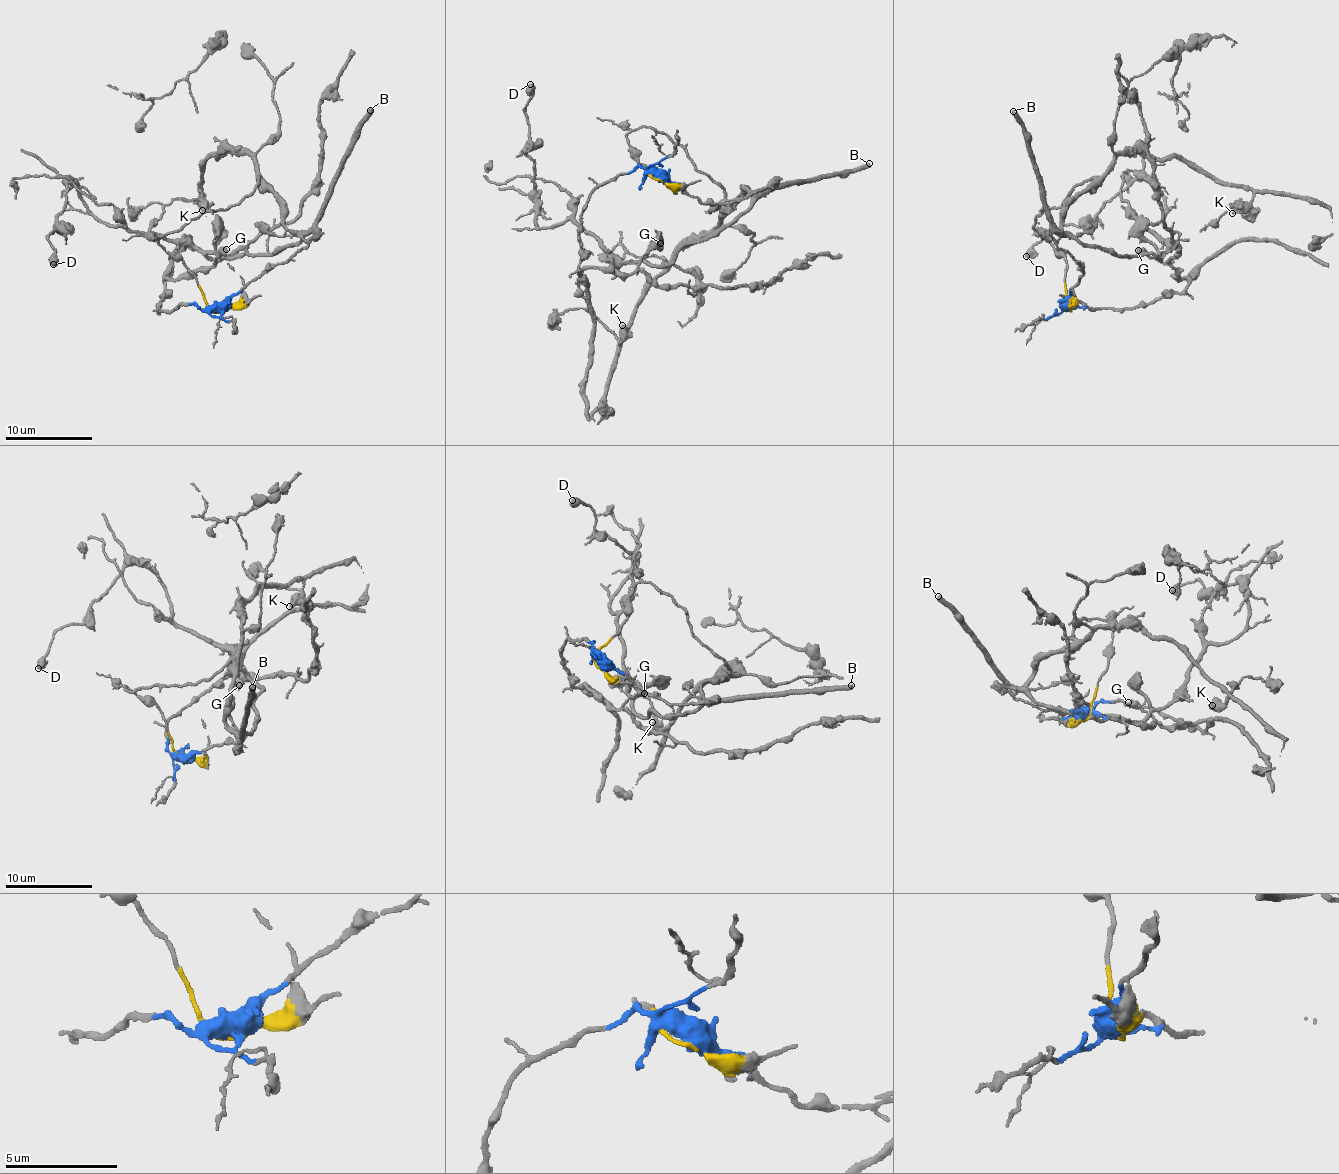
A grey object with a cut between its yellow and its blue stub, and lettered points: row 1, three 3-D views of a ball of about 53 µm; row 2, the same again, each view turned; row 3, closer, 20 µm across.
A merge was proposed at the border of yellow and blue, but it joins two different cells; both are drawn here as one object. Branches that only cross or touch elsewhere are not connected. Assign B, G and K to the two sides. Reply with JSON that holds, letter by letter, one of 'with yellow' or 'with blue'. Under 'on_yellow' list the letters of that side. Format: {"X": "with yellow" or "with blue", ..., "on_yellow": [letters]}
{"B": "with yellow", "G": "with blue", "K": "with yellow", "on_yellow": ["B", "K"]}

